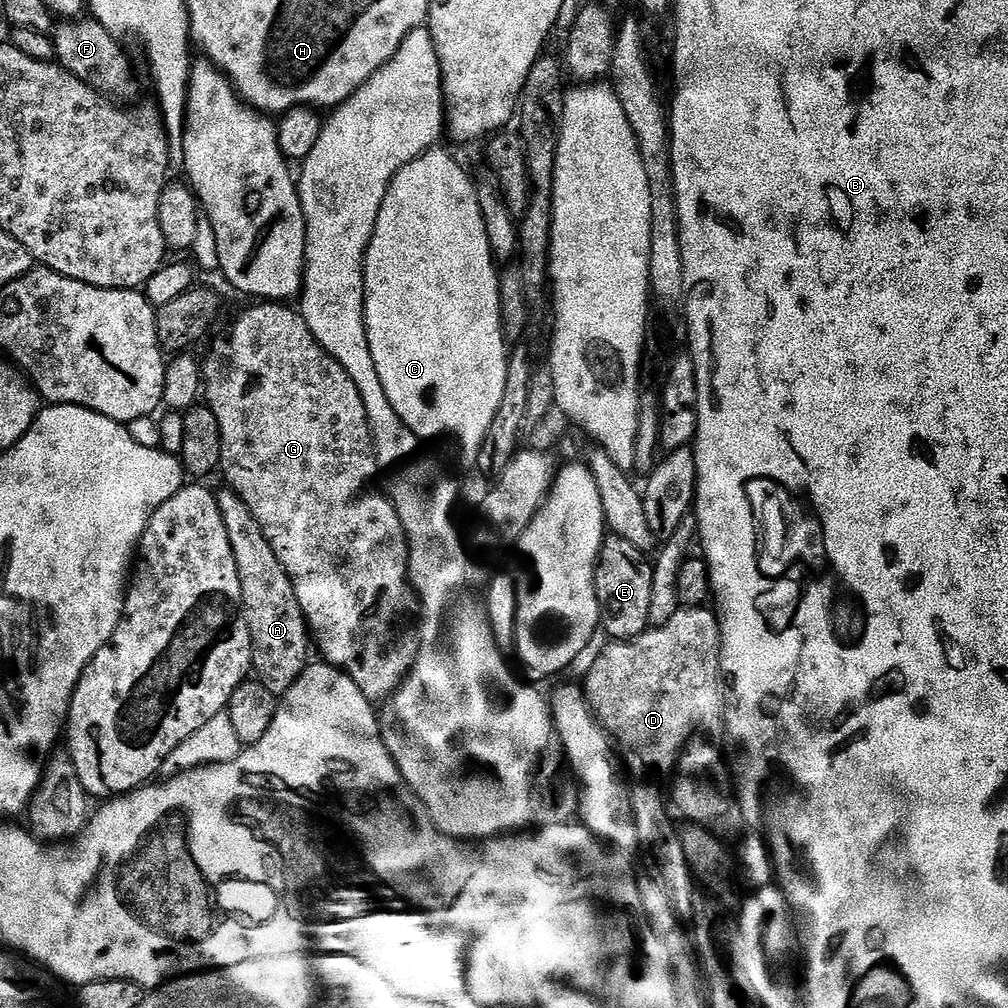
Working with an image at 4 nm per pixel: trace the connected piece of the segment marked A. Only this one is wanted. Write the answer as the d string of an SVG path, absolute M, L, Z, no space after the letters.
M231 490L221 491L216 501L222 510L222 522L226 522L226 534L230 534L230 546L234 550L234 562L242 582L244 614L248 617L252 635L252 667L266 690L280 698L290 690L290 686L294 686L310 663L308 621L304 619L304 611L282 562L278 562L266 534L246 502Z

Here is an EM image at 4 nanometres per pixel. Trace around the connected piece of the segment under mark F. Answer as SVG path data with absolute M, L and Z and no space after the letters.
M94 18L84 19L66 20L55 27L52 45L57 63L101 95L114 96L124 102L132 101L138 94L138 88L130 60L121 48L123 45Z

